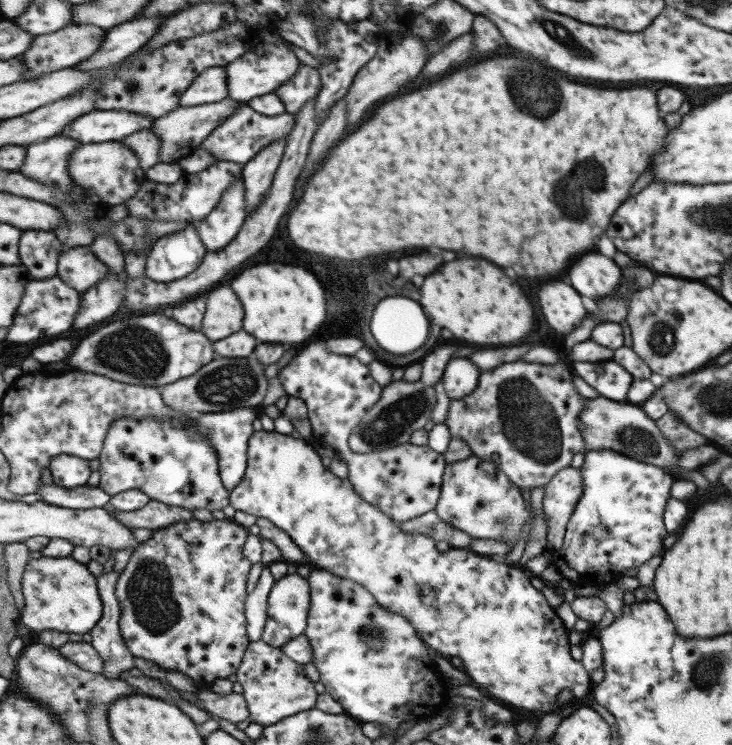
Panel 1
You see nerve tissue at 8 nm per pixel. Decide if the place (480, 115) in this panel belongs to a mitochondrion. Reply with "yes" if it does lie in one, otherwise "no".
no

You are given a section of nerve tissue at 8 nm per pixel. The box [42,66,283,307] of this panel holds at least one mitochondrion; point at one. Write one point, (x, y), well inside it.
(130, 89)

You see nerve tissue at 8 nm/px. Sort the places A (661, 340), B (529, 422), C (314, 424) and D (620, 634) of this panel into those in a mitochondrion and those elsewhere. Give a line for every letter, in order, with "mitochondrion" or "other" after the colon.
A: mitochondrion
B: mitochondrion
C: other
D: other

